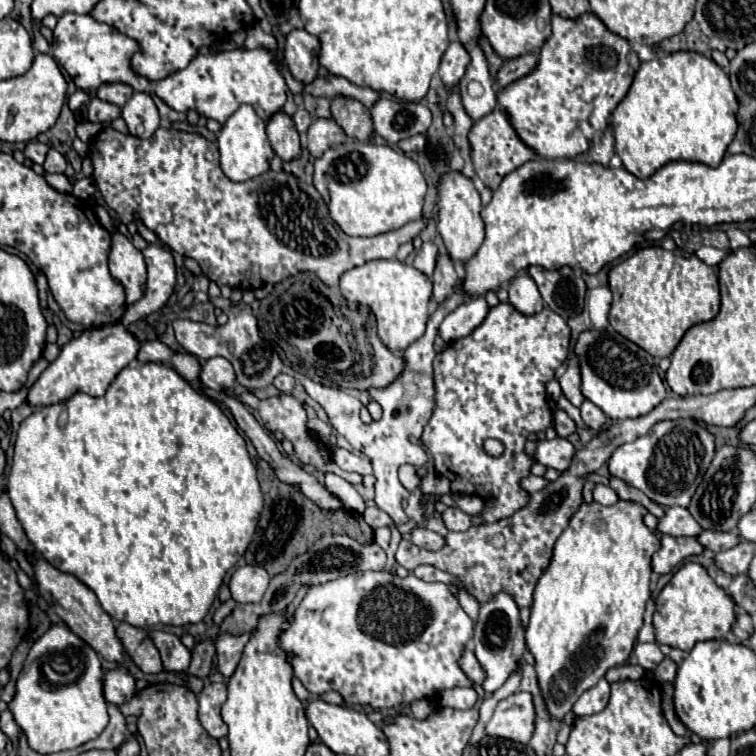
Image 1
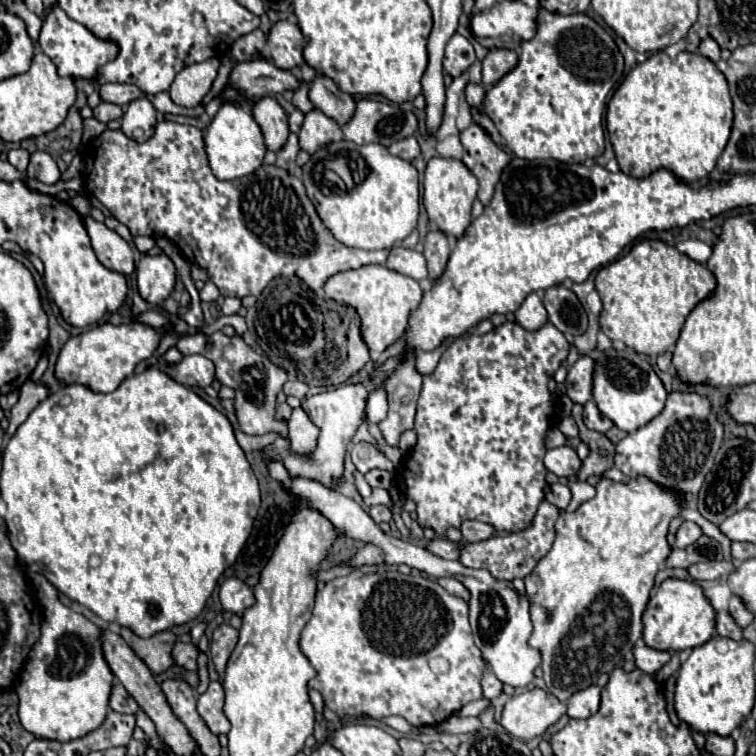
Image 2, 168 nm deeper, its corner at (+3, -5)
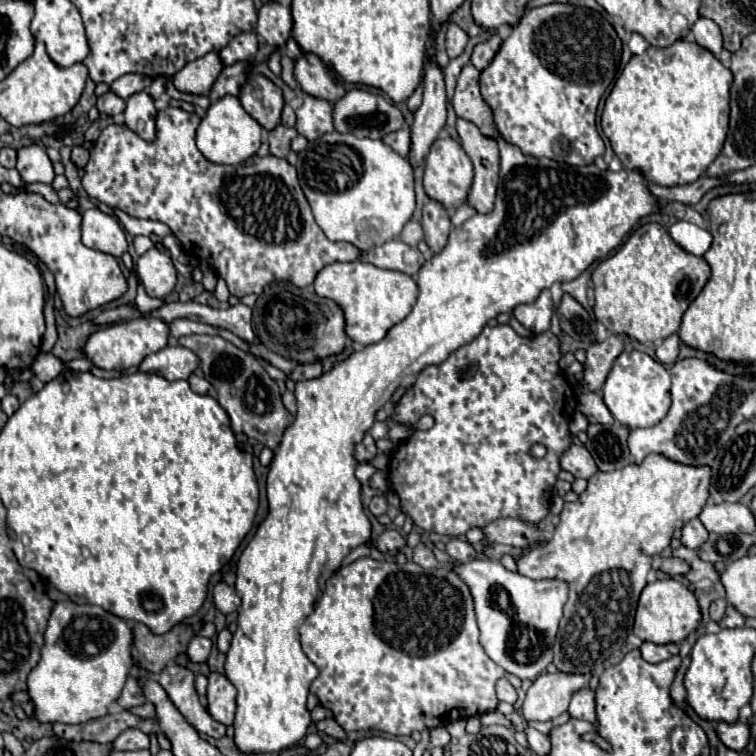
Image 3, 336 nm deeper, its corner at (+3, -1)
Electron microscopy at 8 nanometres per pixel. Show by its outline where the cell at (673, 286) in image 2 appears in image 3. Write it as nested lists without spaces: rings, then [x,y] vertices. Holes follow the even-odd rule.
[[[645,223],[617,249],[617,253],[595,267],[593,311],[611,333],[625,333],[639,343],[657,343],[679,331],[683,313],[701,293],[709,277],[711,269],[703,257],[685,253],[659,223]]]

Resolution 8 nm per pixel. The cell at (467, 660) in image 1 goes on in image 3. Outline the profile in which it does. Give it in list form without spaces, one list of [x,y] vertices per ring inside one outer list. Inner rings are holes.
[[[501,677],[497,681],[497,687],[495,689],[497,689],[497,699],[499,701],[507,701],[507,703],[515,703],[517,701],[517,693],[515,693],[513,685],[505,677]]]

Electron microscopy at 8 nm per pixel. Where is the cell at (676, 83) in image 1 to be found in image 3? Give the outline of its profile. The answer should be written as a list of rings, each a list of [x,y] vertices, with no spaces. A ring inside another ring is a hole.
[[[679,39],[671,47],[649,47],[643,55],[633,55],[615,81],[601,113],[601,129],[625,169],[641,169],[651,183],[665,187],[693,183],[723,149],[729,127],[731,81],[731,71],[697,43]]]

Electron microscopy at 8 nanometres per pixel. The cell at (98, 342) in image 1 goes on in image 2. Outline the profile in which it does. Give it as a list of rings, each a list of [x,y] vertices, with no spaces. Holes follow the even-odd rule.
[[[129,323],[129,325],[99,325],[89,329],[77,337],[69,337],[63,345],[55,375],[61,383],[81,383],[91,387],[97,393],[111,393],[119,387],[119,383],[133,373],[137,363],[149,359],[159,347],[161,335],[143,323]]]

